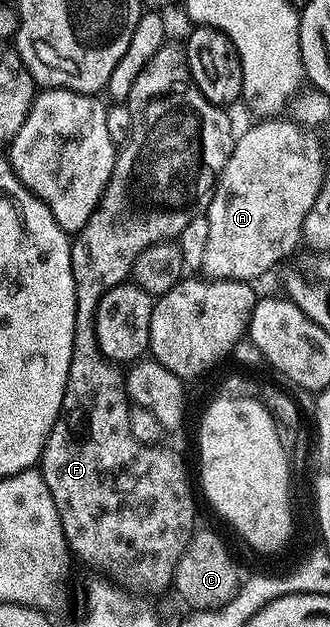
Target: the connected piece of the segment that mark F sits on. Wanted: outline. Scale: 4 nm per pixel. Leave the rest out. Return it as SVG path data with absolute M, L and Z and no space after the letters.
M166 43L163 48L159 51L155 51L155 55L151 55L151 59L145 64L143 67L143 71L139 71L139 79L135 79L135 87L131 87L131 91L129 92L127 98L127 104L129 110L131 111L131 131L129 132L129 140L124 142L123 148L118 152L117 155L117 162L115 163L115 167L113 168L113 174L111 175L111 179L107 183L107 187L103 191L103 195L99 199L99 203L95 207L95 211L91 215L91 219L87 219L87 223L83 228L81 228L78 233L72 238L70 247L69 247L69 254L71 255L71 271L73 272L73 278L75 279L75 335L73 336L73 346L71 347L71 367L67 371L67 387L63 391L63 403L61 404L61 410L59 411L59 415L55 419L55 427L52 431L49 432L49 438L45 441L45 450L41 452L41 460L39 462L39 472L43 480L46 481L46 485L49 491L51 491L51 498L54 500L55 507L58 509L59 519L62 523L63 535L66 537L66 543L69 545L70 554L74 558L77 557L81 561L86 561L89 565L110 565L113 569L121 569L121 573L123 576L126 577L129 581L134 581L137 585L146 585L147 588L150 589L151 592L157 593L160 589L169 589L173 583L173 576L175 575L175 567L179 563L179 559L183 555L183 551L187 547L187 543L189 540L192 539L194 532L195 532L195 524L193 525L193 520L197 517L197 505L193 502L193 489L195 493L195 485L189 482L189 469L185 466L185 461L183 458L180 457L179 454L176 453L173 449L161 449L162 447L158 447L157 445L141 445L139 443L139 439L135 439L135 435L131 435L131 419L129 418L129 410L131 408L131 402L129 400L129 394L125 392L125 377L123 373L120 373L118 366L114 364L114 362L108 361L103 354L99 351L99 343L97 342L97 336L95 335L95 327L93 326L93 320L95 319L95 311L99 307L99 299L103 299L103 295L107 295L107 291L111 291L111 287L115 287L116 285L123 285L126 284L130 280L131 274L133 272L133 264L135 263L135 259L138 255L144 251L147 247L151 247L155 243L159 243L160 241L172 241L178 237L180 237L181 232L183 231L183 227L187 227L187 223L191 223L191 219L195 219L196 217L202 216L208 210L209 204L211 203L211 199L213 198L213 190L217 188L217 178L220 177L221 172L225 170L225 164L227 163L227 159L231 155L231 151L233 150L233 146L235 144L235 132L233 133L233 121L231 118L228 117L226 110L219 105L213 105L210 101L205 98L198 91L197 86L193 84L193 80L191 79L191 75L189 74L189 68L187 67L187 63L185 62L185 51L184 48L180 44L173 45L173 43Z

